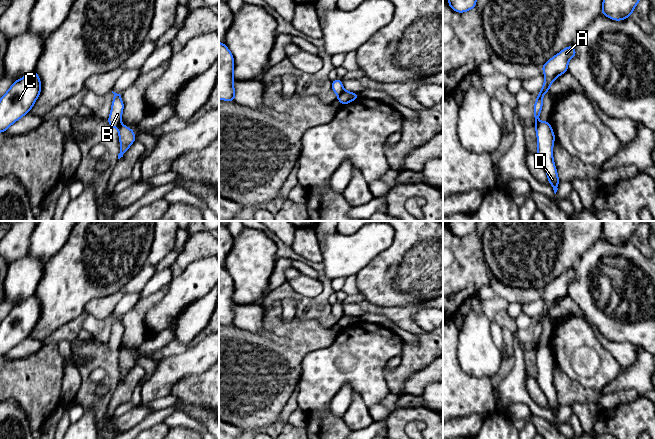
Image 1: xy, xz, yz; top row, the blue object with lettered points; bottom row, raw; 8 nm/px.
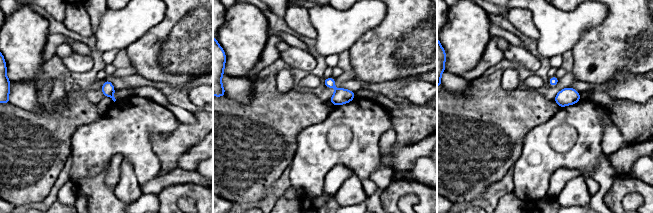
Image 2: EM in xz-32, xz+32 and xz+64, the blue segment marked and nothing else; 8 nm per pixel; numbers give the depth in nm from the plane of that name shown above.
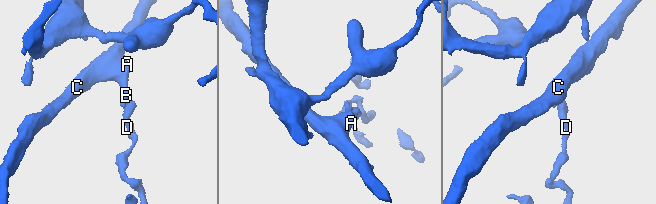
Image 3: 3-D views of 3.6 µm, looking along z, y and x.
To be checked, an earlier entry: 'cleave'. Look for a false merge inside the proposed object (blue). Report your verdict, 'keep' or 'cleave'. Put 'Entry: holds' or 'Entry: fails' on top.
Entry: holds
cleave

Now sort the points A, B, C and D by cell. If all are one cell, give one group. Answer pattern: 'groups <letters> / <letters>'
groups A B C / D

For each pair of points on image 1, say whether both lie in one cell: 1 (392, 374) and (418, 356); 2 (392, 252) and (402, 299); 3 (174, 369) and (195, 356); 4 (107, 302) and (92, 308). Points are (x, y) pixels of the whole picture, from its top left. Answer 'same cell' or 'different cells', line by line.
1: same cell
2: same cell
3: same cell
4: same cell

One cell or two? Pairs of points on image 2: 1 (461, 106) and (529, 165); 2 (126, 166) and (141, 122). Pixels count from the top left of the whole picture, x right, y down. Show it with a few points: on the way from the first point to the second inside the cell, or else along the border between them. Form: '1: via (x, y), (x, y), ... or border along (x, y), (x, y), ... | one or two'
1: border along (526, 133), (523, 139), (521, 154), (511, 168) | two
2: border along (123, 159), (131, 164), (136, 179), (139, 182) | two

